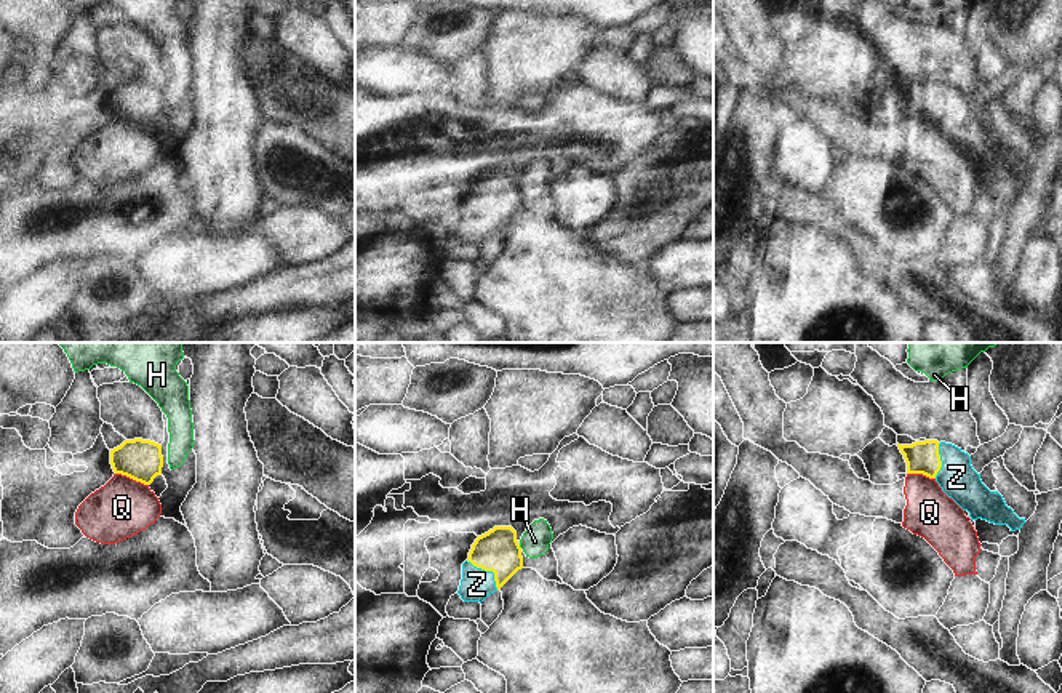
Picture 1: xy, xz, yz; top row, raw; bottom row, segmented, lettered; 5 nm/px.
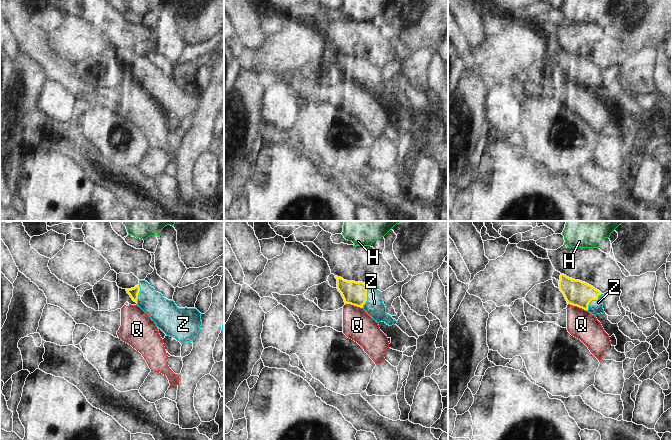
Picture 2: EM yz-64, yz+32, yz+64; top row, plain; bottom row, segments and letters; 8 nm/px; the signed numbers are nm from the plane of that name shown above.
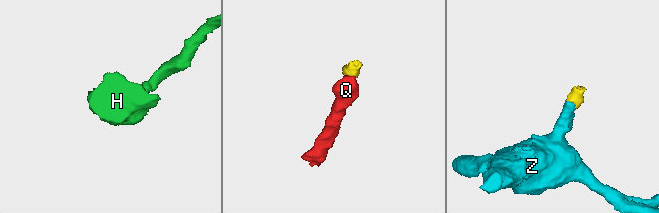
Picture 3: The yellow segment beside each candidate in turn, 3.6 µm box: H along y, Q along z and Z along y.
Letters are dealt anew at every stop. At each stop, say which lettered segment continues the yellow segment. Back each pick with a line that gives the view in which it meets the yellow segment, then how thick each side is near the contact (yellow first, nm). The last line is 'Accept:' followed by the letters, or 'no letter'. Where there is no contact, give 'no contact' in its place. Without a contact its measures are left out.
Z: xz | 220/160 nm
Accept: Z

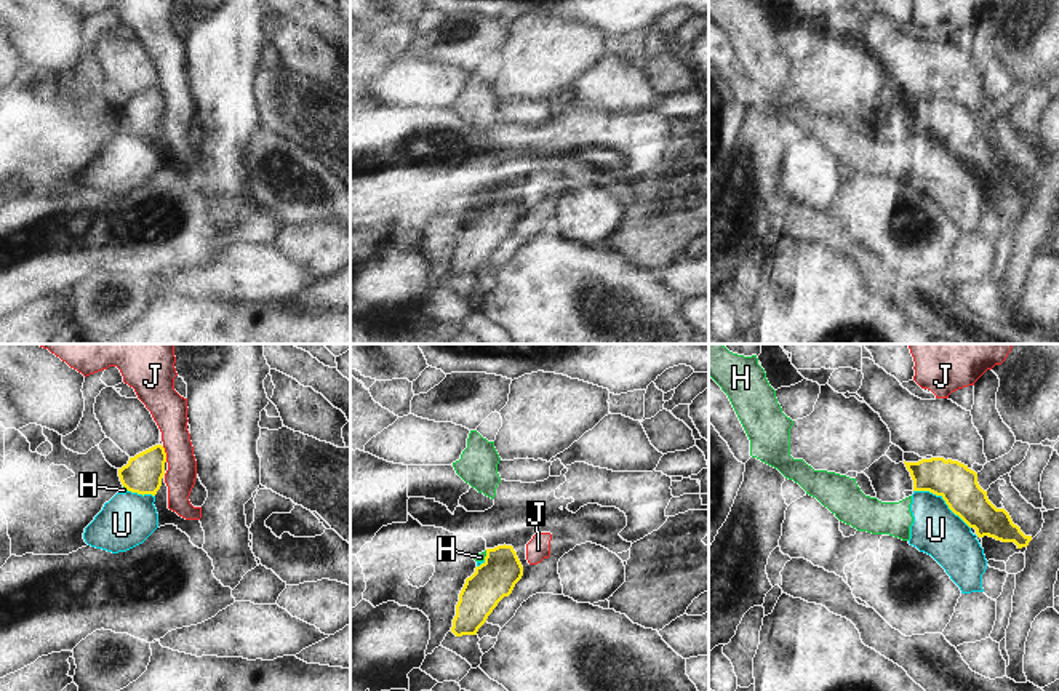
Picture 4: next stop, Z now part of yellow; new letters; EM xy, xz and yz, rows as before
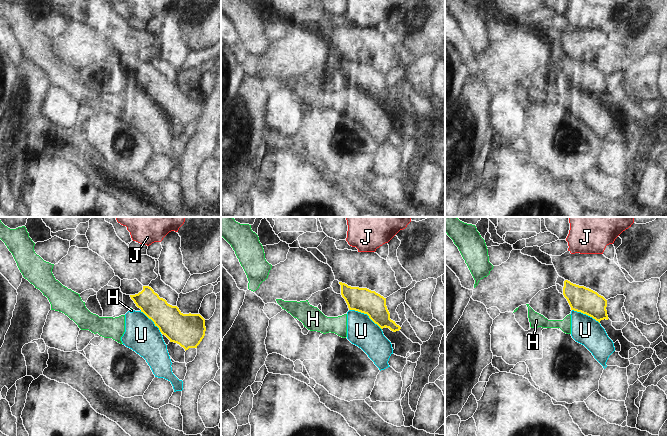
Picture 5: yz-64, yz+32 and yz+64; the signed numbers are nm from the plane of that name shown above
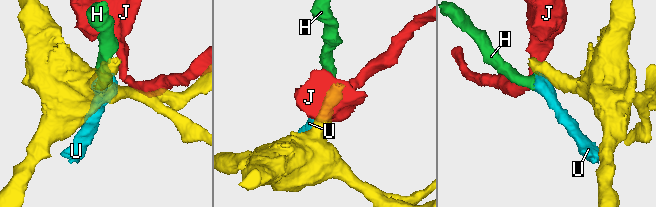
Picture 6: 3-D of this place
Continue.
Accept: no letter

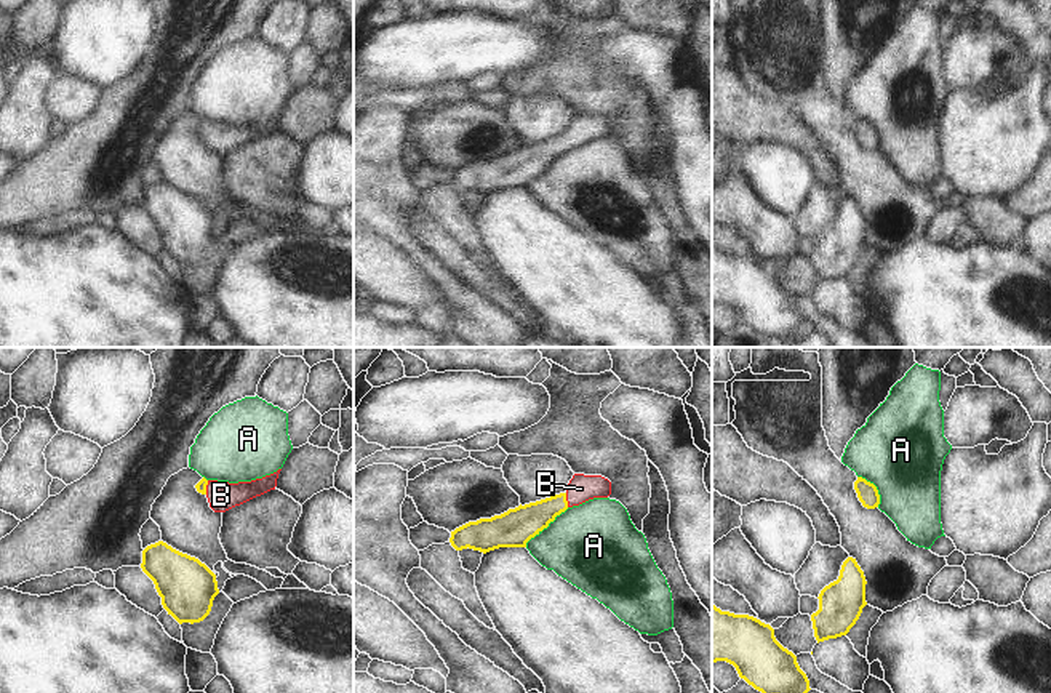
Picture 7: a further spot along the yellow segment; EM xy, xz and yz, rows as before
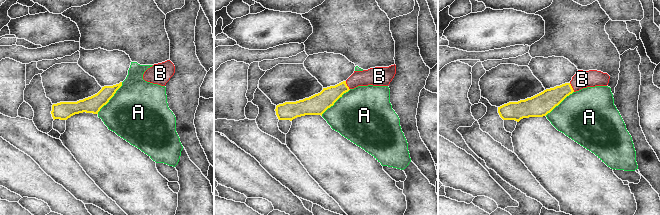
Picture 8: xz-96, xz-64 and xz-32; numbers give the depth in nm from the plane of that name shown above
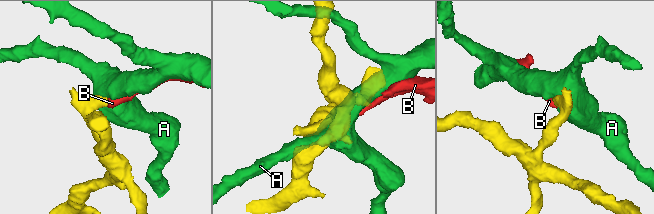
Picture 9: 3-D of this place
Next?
B: xz | 170/140 nm
Accept: B

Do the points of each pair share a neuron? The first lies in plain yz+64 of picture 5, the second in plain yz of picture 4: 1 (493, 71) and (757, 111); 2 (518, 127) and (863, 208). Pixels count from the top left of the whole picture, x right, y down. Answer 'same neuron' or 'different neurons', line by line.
1: different neurons
2: different neurons

